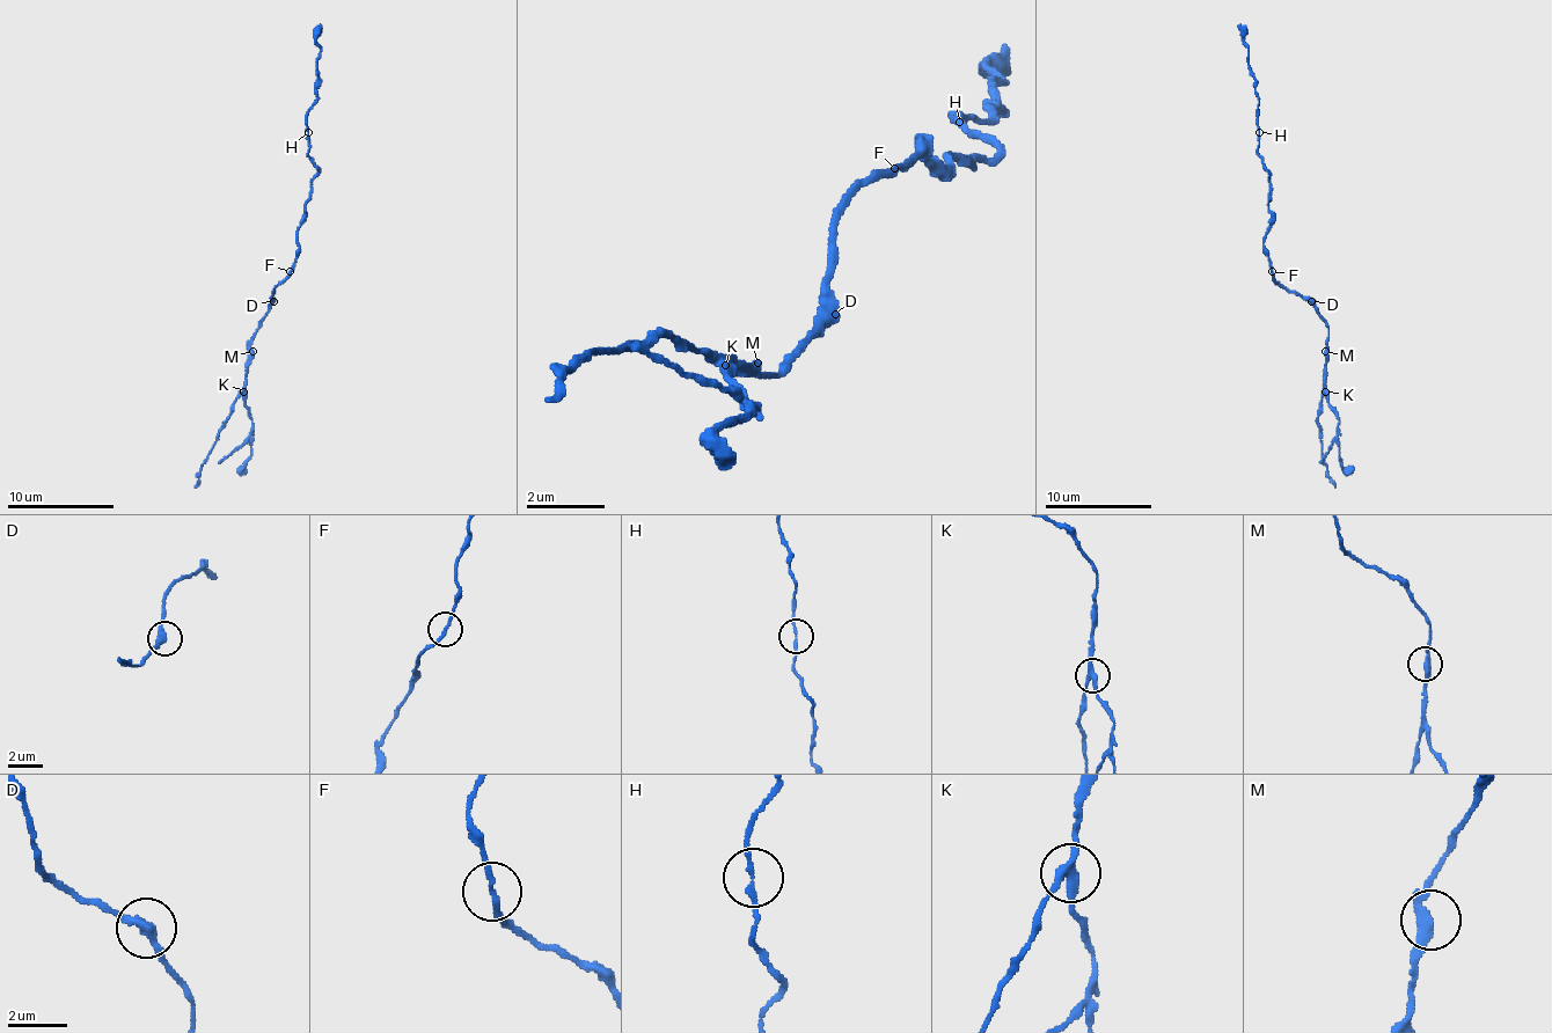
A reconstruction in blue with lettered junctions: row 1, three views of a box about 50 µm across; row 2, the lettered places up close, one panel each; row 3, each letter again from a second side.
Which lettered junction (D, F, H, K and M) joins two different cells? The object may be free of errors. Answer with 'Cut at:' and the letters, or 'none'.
Cut at: K

